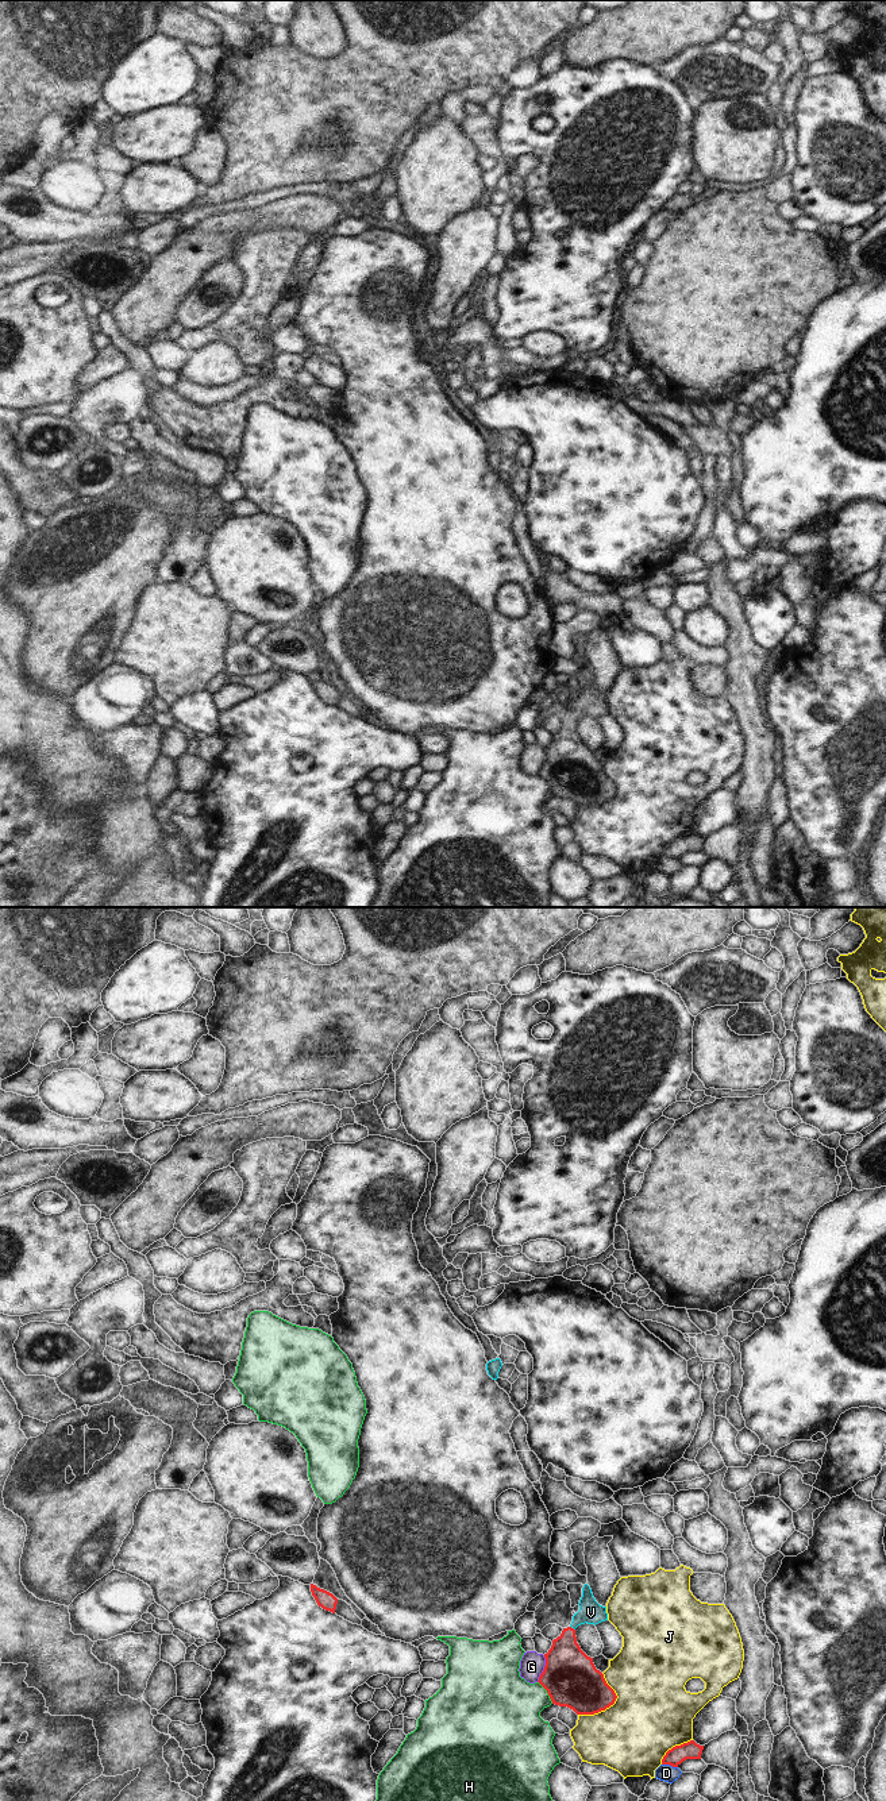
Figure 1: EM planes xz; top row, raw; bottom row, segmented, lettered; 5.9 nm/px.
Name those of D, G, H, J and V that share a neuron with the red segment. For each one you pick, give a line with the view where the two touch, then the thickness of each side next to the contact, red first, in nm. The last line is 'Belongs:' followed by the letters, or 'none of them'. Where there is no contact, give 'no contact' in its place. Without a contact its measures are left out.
V: meets red in xz; 280 nm thick on the red side, 140 nm on the other
Belongs: V

